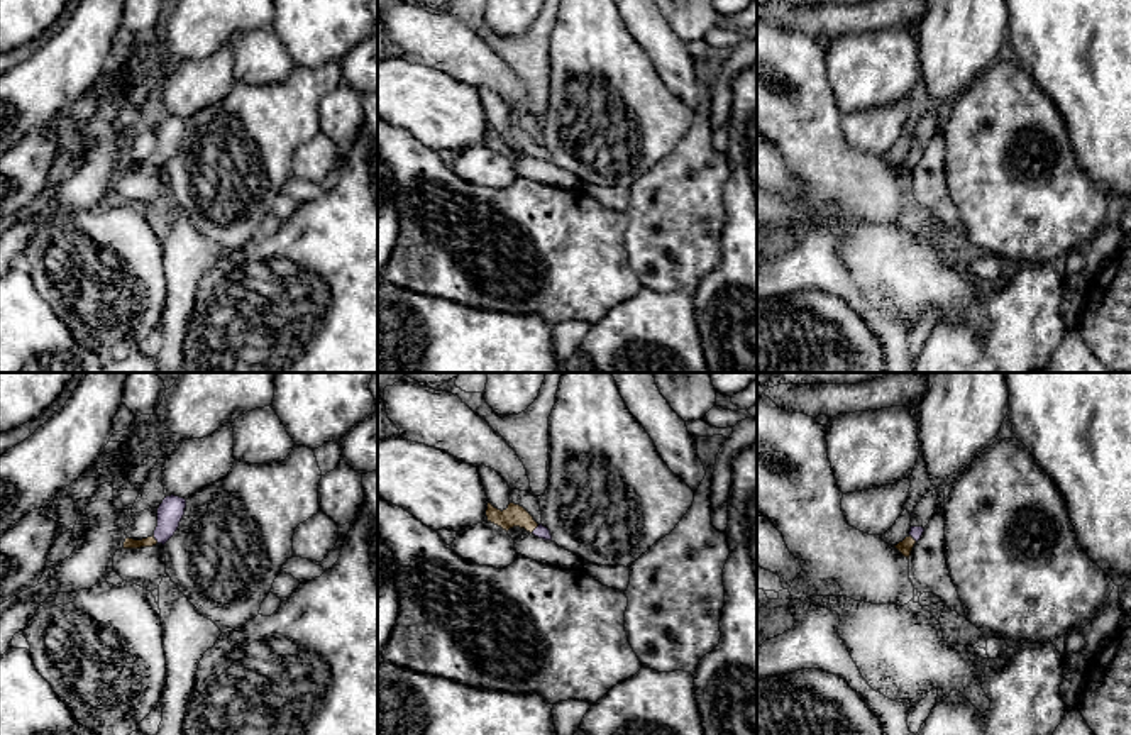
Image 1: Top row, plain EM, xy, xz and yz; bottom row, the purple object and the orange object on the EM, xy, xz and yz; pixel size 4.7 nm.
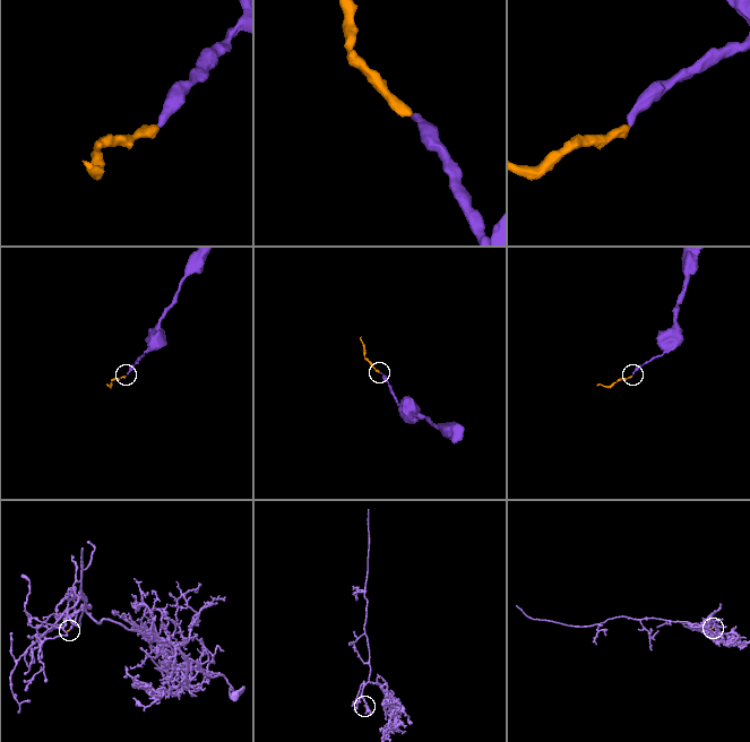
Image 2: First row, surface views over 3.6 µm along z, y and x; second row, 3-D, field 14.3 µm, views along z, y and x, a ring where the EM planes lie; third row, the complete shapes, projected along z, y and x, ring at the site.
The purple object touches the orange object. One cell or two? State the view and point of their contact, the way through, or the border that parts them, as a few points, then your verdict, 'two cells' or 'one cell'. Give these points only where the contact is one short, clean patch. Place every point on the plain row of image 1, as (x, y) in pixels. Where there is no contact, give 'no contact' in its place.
contact xy (154, 158); way xy (171, 131), (168, 144), (154, 158), (148, 163), (129, 163); one cell

